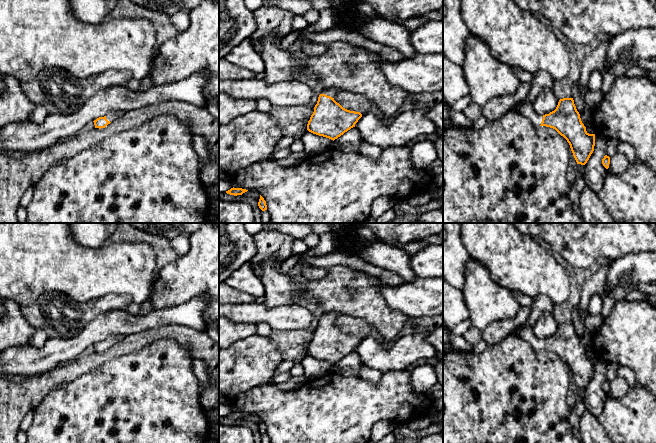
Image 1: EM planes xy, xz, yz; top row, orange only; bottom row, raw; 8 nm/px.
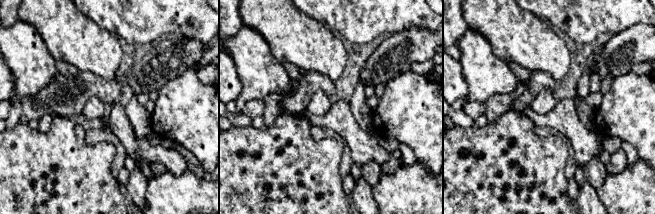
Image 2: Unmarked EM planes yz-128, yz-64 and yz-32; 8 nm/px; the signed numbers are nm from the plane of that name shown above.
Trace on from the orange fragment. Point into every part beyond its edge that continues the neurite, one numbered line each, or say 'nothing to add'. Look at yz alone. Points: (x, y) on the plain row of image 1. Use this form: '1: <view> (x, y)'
1: yz (524, 331)

